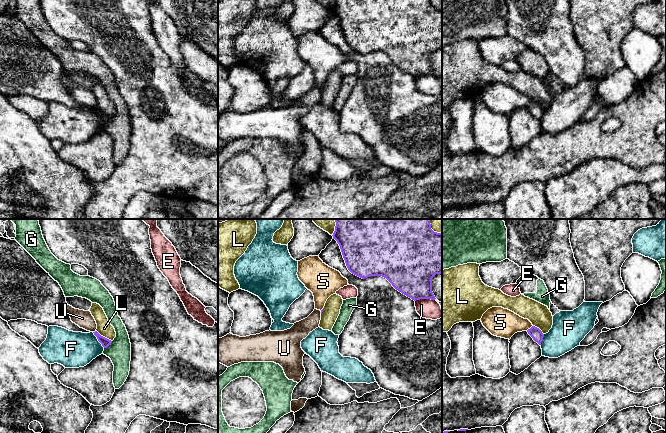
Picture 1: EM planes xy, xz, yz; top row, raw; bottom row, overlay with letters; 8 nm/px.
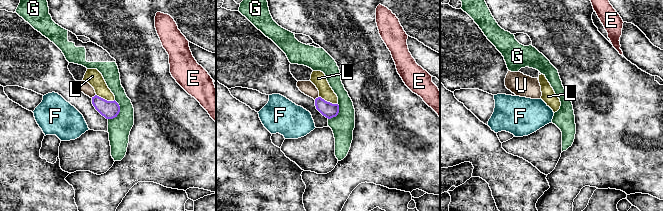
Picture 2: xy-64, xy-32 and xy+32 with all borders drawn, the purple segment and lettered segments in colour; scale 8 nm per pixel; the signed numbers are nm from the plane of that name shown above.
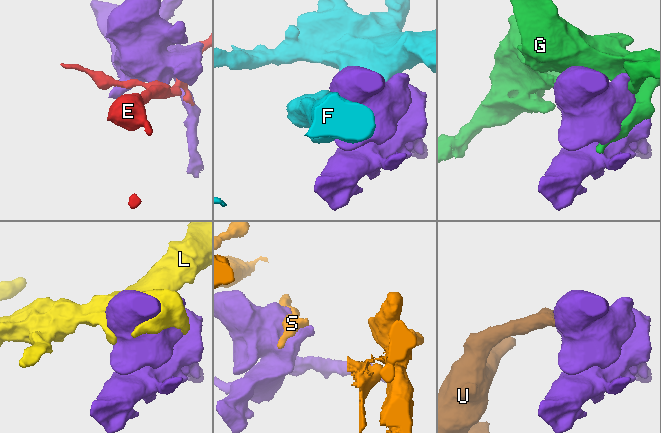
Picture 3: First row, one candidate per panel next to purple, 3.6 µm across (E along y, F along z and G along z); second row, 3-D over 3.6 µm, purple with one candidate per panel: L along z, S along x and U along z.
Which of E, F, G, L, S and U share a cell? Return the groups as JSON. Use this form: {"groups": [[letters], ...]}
{"groups": [["E"], ["F"], ["G"], ["L"], ["S", "U"]]}

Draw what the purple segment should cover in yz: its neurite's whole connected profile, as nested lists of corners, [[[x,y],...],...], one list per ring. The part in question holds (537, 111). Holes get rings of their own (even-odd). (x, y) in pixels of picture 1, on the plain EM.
[[[532,102],[530,105],[527,106],[527,108],[533,114],[533,116],[535,118],[537,118],[539,121],[541,121],[544,110],[542,109],[542,107],[539,104]]]

